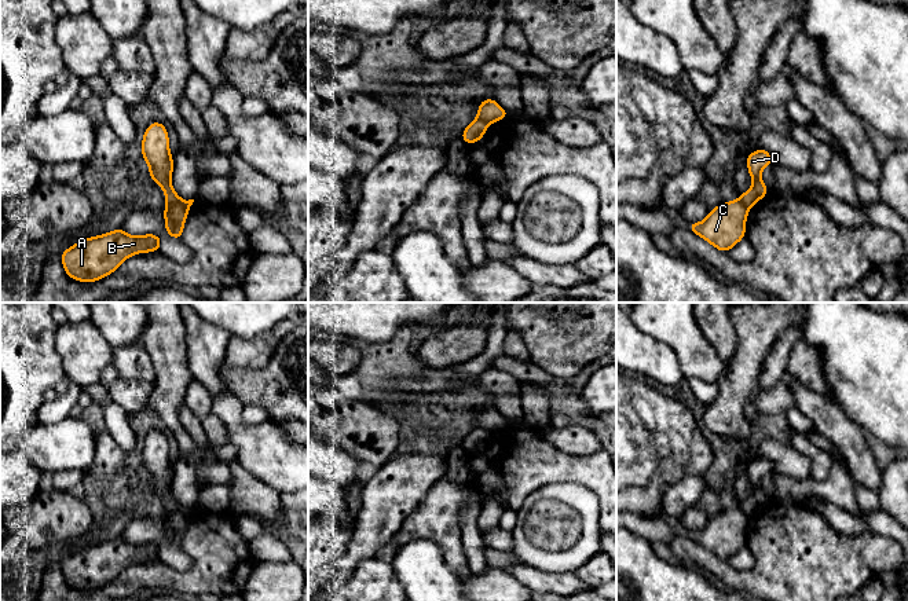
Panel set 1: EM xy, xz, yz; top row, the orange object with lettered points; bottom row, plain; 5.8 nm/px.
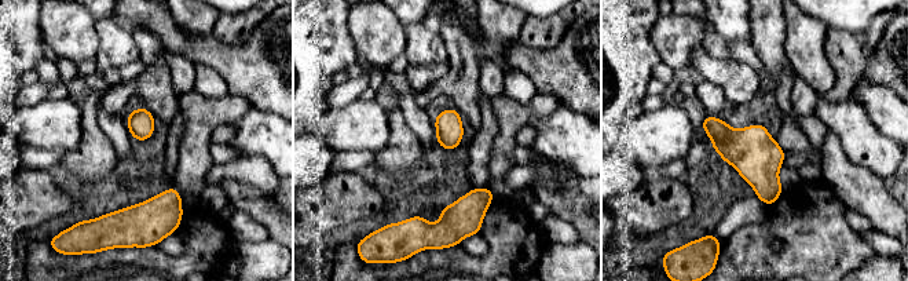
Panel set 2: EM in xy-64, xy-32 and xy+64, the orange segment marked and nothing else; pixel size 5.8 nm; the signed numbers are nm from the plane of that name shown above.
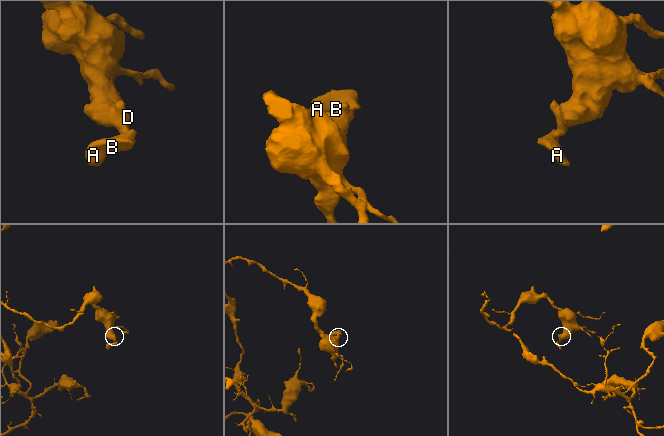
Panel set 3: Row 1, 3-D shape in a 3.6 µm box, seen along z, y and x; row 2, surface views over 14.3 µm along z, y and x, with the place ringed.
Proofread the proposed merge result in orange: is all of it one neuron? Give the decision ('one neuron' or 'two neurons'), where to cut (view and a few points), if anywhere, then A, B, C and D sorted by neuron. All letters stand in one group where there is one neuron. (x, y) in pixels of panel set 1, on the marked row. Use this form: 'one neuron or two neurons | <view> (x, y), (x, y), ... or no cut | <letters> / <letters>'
two neurons | xy (179, 198), (165, 208) | A B C / D

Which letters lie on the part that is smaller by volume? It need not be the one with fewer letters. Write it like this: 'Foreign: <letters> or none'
Foreign: A, B, C

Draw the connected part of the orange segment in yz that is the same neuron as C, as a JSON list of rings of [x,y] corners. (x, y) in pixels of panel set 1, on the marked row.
[[[740,199],[724,202],[713,208],[700,223],[689,223],[688,230],[726,253],[746,235],[748,210]]]

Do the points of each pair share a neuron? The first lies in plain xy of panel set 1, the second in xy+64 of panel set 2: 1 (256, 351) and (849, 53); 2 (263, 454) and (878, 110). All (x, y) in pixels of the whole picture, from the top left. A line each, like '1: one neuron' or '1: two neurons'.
1: one neuron
2: two neurons

